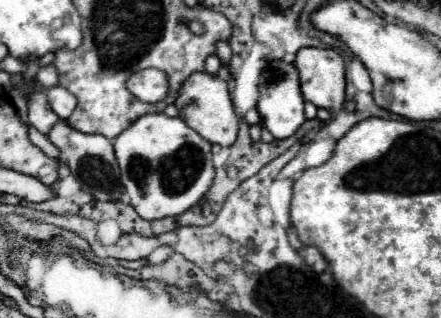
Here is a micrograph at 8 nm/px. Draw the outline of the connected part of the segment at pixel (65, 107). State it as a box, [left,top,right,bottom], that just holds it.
[46,86,76,120]

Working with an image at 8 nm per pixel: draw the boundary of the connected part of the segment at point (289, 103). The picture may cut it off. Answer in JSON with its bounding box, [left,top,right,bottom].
[256,60,306,140]

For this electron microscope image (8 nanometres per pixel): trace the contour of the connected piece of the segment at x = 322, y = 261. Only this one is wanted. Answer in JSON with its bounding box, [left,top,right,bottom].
[302,246,328,274]

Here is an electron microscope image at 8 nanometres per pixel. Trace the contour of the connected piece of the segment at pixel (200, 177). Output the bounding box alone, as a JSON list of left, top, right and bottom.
[114,114,214,220]

